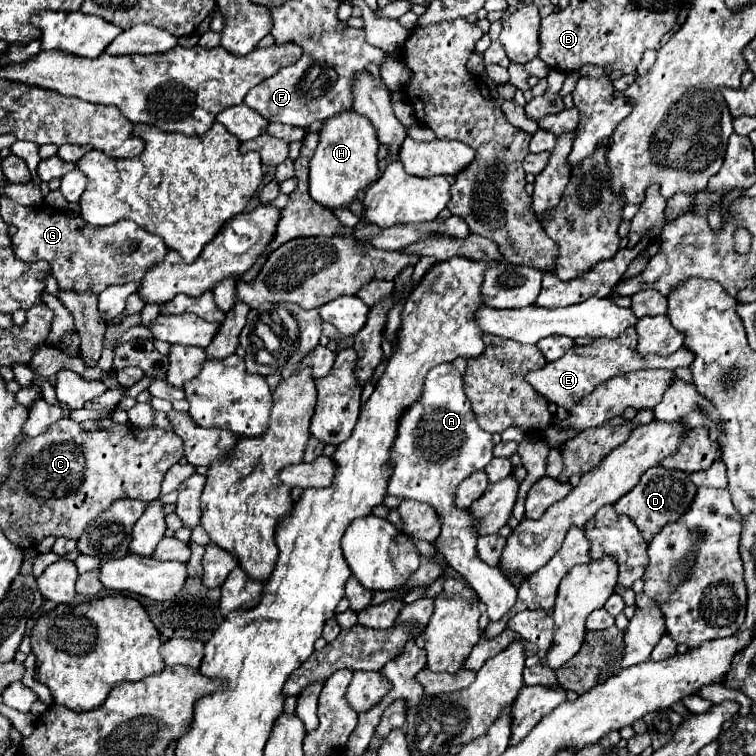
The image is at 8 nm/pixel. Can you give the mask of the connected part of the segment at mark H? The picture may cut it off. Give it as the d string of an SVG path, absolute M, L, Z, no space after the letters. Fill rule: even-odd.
M350 109L322 123L318 131L318 147L310 159L310 195L328 209L348 207L356 193L378 179L378 137L374 125L360 113Z

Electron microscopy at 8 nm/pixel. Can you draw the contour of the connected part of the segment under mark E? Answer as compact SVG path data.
M630 327L628 331L620 333L620 337L616 337L616 339L602 337L602 339L594 339L594 343L590 343L590 345L574 345L564 357L552 361L552 363L546 363L546 367L542 367L538 371L528 373L526 379L550 403L556 403L558 407L564 407L570 411L582 397L590 395L596 385L604 383L606 379L610 379L618 373L628 373L628 371L650 369L651 367L674 371L676 367L690 367L692 361L694 361L694 353L686 347L680 347L676 353L664 355L664 357L638 355L636 353L636 331L634 331L634 327Z

